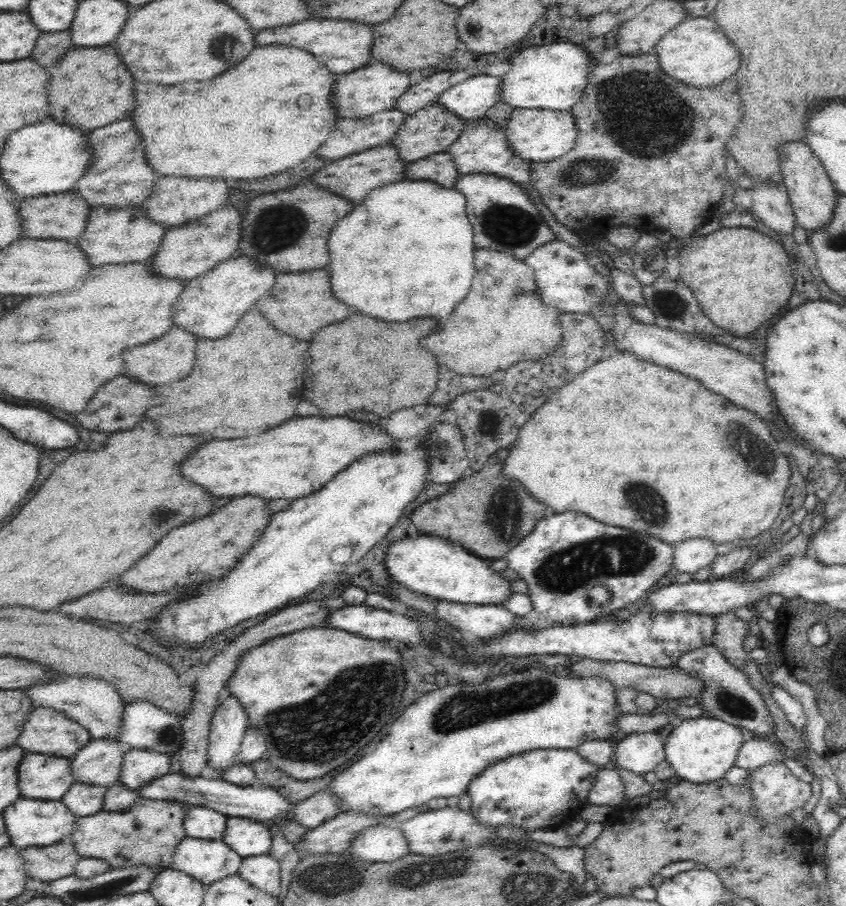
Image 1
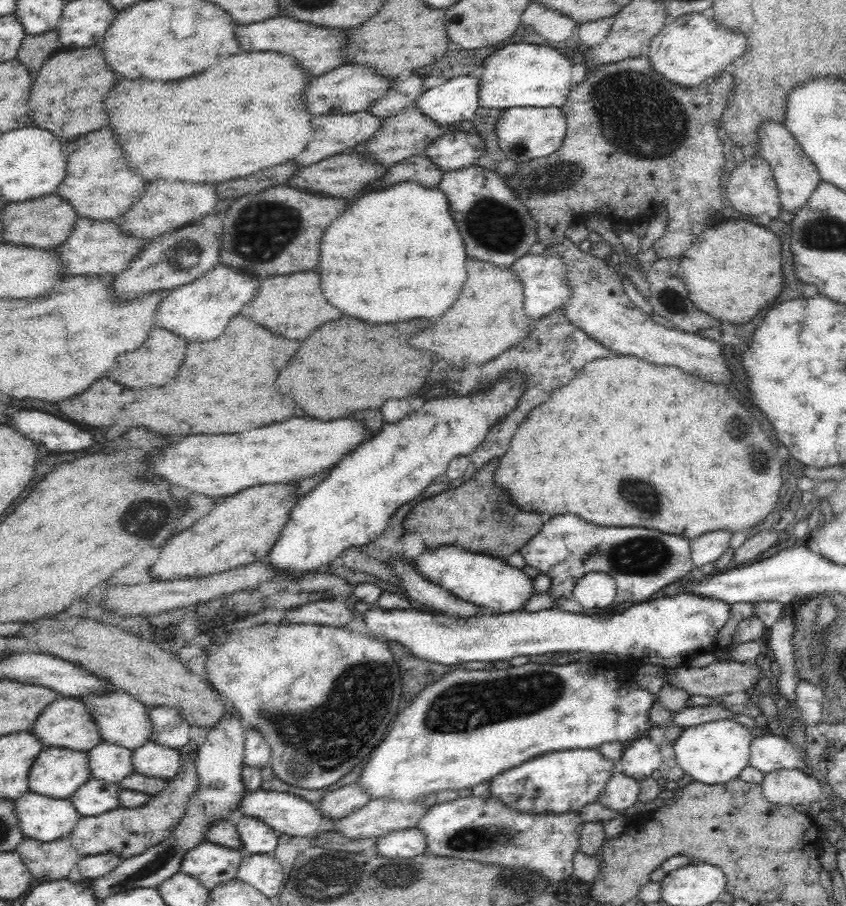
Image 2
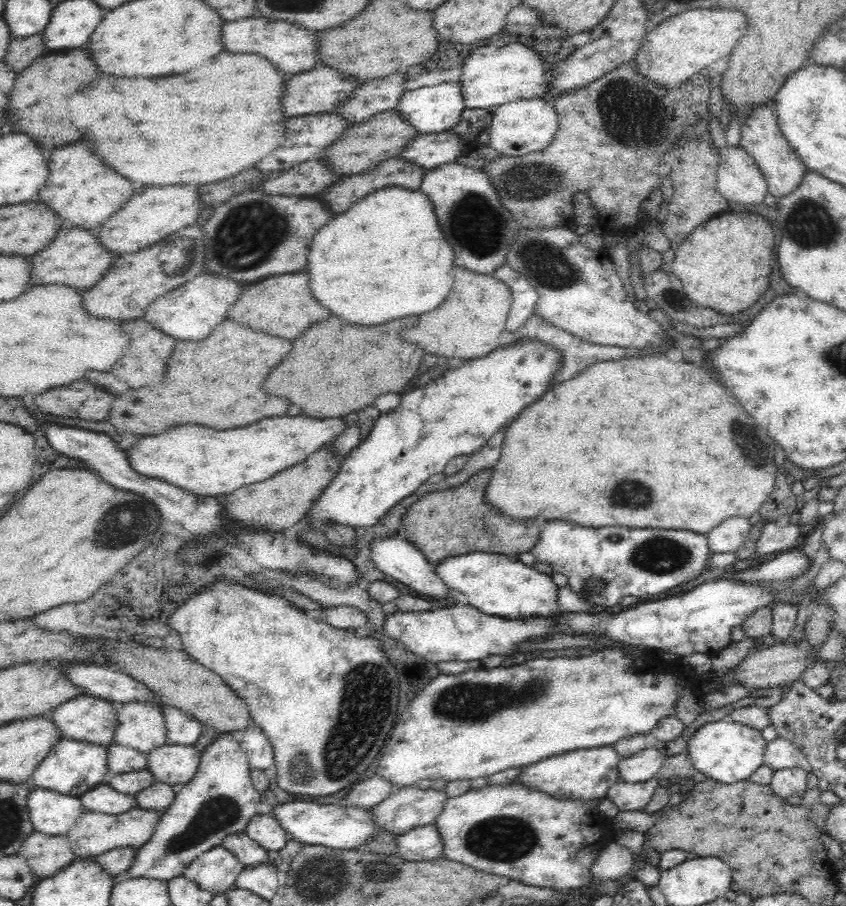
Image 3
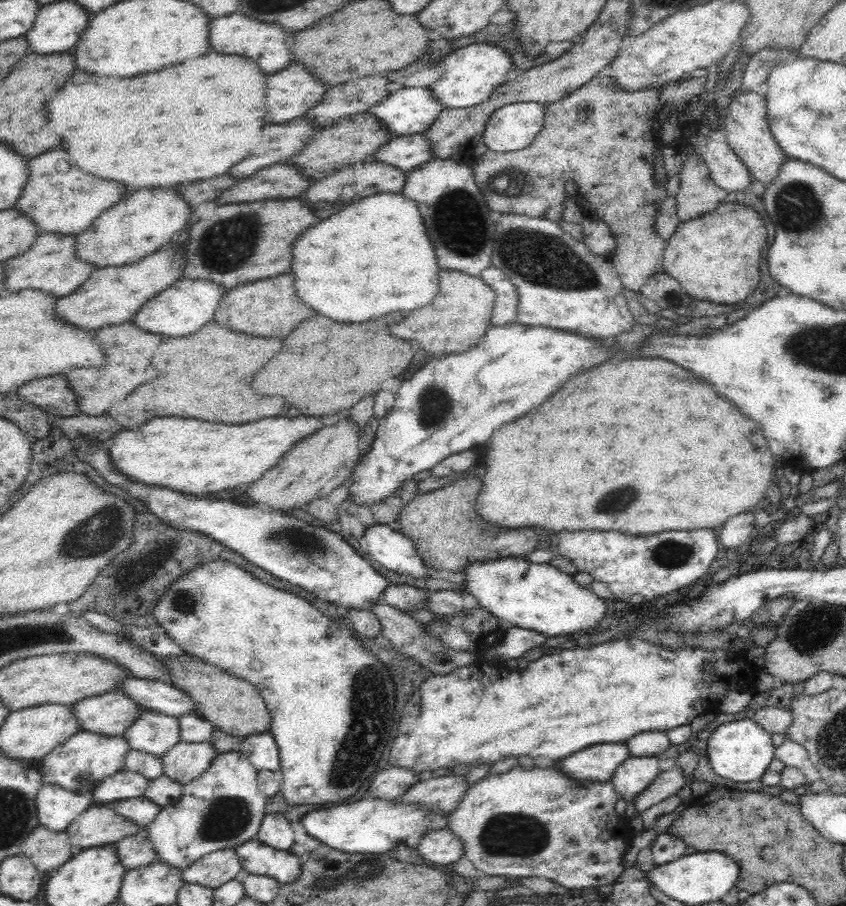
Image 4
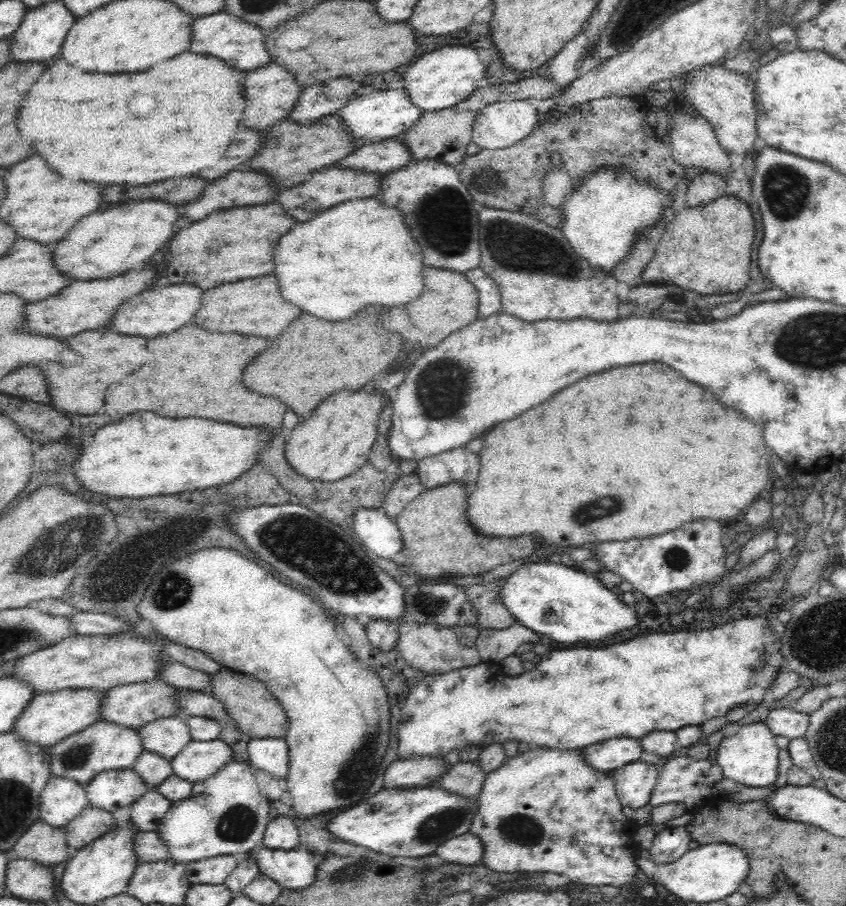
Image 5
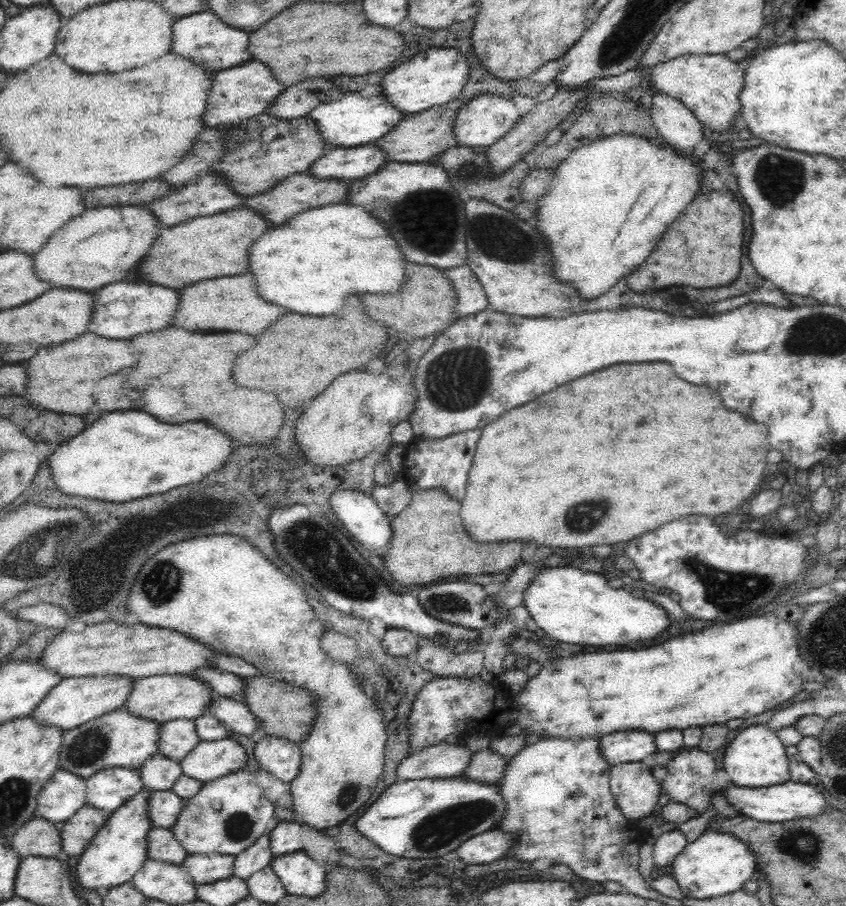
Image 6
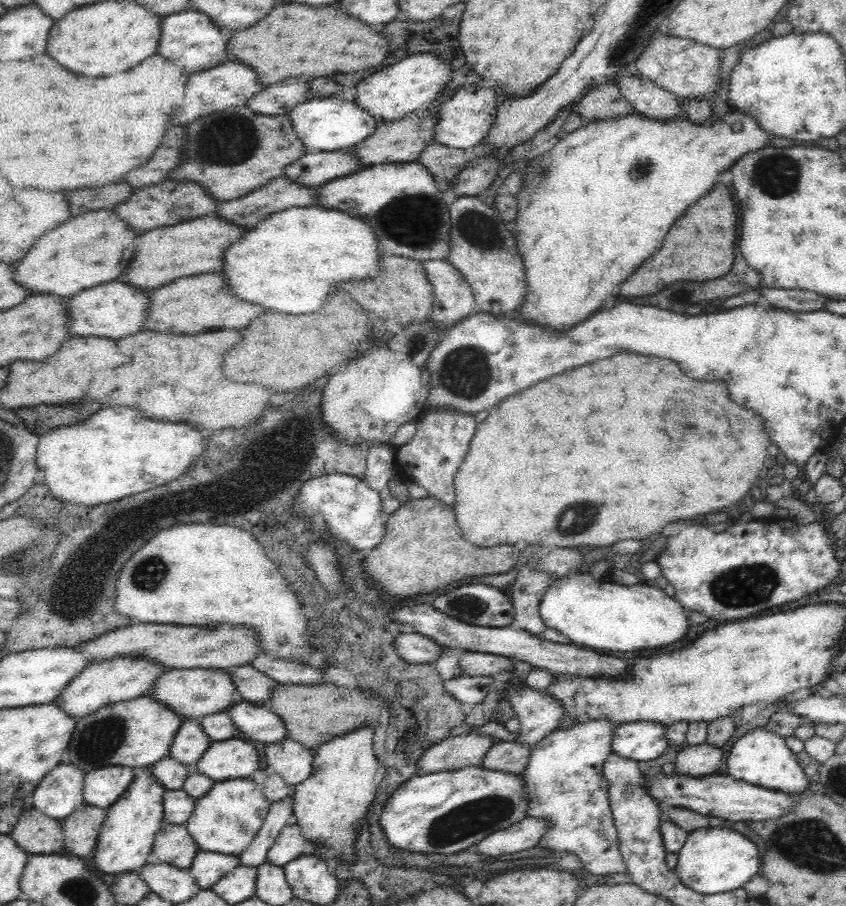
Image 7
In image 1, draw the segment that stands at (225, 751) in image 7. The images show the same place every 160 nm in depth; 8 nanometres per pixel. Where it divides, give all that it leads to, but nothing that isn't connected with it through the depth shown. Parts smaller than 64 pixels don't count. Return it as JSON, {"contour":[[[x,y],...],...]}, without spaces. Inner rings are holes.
{"contour":[[[145,750],[124,751],[118,784],[139,794],[144,786],[152,784],[154,780],[162,778],[173,770],[169,754]]]}

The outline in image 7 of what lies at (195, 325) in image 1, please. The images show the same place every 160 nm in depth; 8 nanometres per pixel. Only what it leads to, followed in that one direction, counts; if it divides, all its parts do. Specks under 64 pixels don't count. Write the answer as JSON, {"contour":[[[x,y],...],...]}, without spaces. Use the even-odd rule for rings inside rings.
{"contour":[[[116,279],[87,288],[84,292],[70,297],[70,302],[67,304],[70,308],[70,337],[100,336],[100,338],[118,340],[144,330],[142,324],[145,323],[146,314],[149,313],[146,310],[152,298],[152,291]]]}

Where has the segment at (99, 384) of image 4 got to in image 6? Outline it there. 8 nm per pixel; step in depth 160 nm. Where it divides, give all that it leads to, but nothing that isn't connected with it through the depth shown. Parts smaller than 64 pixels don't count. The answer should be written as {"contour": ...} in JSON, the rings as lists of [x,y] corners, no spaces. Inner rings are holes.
{"contour":[[[86,332],[74,340],[58,346],[40,348],[28,362],[28,388],[23,398],[32,406],[40,406],[57,413],[85,415],[94,406],[94,388],[98,380],[130,366],[128,340],[104,340],[93,332]]]}

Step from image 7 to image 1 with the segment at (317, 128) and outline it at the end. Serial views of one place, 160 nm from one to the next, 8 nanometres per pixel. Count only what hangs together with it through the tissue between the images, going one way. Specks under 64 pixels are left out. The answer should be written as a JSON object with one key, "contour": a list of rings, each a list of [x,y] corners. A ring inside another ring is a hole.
{"contour":[[[474,75],[437,98],[446,110],[466,121],[482,118],[500,100],[501,77],[492,75]]]}

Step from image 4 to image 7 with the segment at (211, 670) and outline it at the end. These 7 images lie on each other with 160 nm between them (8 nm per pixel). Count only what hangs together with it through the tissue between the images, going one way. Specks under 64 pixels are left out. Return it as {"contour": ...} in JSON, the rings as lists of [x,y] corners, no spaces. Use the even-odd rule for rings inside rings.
{"contour":[[[329,682],[317,684],[292,684],[277,683],[272,688],[272,694],[262,704],[271,712],[274,712],[285,725],[287,739],[302,744],[305,748],[315,750],[325,741],[342,733],[350,733],[361,725],[377,726],[380,710],[387,710],[386,701],[367,694],[360,689],[348,689],[336,687]]]}

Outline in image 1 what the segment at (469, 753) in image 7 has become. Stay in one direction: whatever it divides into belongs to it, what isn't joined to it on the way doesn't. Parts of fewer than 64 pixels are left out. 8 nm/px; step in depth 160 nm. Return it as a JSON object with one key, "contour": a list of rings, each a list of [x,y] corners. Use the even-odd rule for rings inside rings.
{"contour":[[[330,791],[316,792],[312,796],[295,804],[291,813],[292,820],[312,829],[340,813],[338,799]]]}

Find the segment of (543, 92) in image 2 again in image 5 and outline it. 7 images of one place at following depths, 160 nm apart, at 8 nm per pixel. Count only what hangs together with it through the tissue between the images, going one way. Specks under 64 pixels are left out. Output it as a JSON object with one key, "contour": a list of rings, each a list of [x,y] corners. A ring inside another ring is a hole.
{"contour":[[[444,46],[422,56],[406,74],[401,77],[411,103],[425,111],[444,110],[466,100],[484,85],[487,66],[474,48],[464,46]]]}

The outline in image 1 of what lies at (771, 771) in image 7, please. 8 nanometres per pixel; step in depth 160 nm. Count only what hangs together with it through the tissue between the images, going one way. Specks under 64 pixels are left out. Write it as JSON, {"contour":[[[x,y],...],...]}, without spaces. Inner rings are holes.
{"contour":[[[706,716],[684,720],[667,736],[665,760],[684,782],[703,784],[721,780],[728,768],[734,766],[746,736],[740,727]]]}

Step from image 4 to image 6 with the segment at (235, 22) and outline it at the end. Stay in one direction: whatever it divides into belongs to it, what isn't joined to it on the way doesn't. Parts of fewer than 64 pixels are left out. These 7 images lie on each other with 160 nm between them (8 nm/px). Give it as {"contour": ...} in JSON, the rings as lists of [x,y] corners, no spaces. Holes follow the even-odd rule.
{"contour":[[[210,10],[177,18],[174,23],[172,52],[216,72],[234,68],[252,58],[248,52],[248,34],[226,24]]]}

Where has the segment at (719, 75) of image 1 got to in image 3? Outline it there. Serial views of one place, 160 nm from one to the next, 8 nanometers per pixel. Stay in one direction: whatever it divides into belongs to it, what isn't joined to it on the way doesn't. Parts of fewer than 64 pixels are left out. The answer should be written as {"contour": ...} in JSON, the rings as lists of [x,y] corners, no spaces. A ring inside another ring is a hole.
{"contour":[[[686,10],[663,20],[644,35],[644,42],[634,58],[635,65],[648,80],[666,88],[680,88],[703,68],[731,56],[734,46],[747,30],[746,17],[736,10]]]}

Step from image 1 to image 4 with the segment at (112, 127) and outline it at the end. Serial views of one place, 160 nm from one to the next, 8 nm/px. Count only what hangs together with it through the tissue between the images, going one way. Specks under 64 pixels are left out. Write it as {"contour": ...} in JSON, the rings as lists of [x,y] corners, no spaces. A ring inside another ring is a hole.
{"contour":[[[50,150],[30,160],[29,177],[16,201],[15,209],[36,220],[40,232],[60,232],[77,235],[86,232],[104,211],[108,211],[131,191],[120,182],[102,180],[82,172],[76,164],[66,162],[68,154],[62,150]]]}

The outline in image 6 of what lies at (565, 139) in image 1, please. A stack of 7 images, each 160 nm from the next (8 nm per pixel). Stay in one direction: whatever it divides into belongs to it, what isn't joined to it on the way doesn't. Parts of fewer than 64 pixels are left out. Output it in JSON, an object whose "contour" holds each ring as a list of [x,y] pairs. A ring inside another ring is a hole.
{"contour":[[[486,93],[469,100],[460,110],[455,120],[455,139],[460,146],[482,150],[492,146],[507,135],[519,122],[522,115],[514,100]]]}

